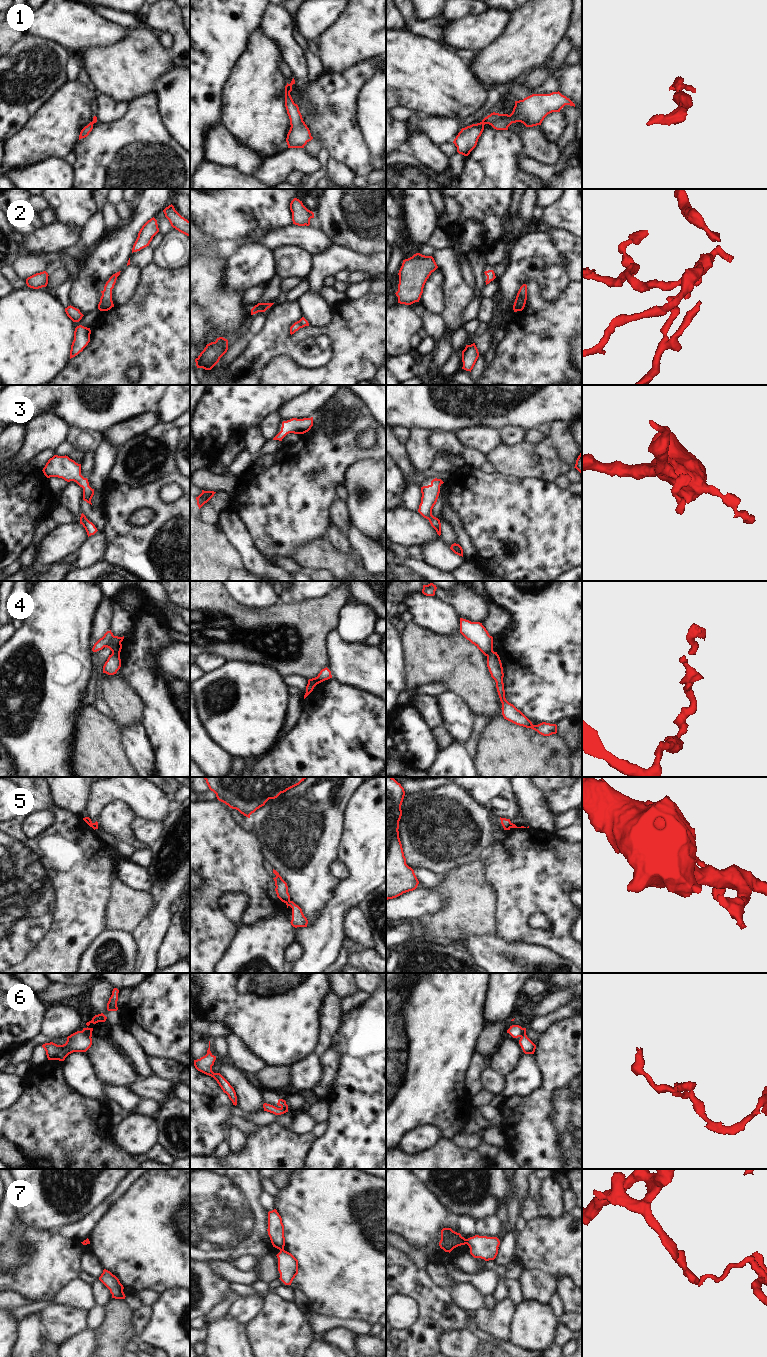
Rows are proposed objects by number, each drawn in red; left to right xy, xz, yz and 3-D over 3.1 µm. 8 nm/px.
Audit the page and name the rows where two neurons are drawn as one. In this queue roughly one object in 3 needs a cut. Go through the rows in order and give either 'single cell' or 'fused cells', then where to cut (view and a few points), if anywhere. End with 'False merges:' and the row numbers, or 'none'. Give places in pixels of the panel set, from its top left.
1: single cell; cut none
2: fused cells; cut yz (518, 291), (525, 300)
3: single cell; cut none
4: fused cells; cut xy (112, 652), (119, 655)
5: fused cells; cut xz (289, 900), (286, 903)
6: fused cells; cut xy (81, 1031), (90, 1037)
7: fused cells; cut yz (466, 1239), (467, 1243)
False merges: 2, 4, 5, 6, 7

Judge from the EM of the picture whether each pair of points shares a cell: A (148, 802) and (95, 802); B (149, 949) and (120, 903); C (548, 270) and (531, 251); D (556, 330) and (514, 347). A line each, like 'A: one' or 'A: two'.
A: one
B: two
C: one
D: one

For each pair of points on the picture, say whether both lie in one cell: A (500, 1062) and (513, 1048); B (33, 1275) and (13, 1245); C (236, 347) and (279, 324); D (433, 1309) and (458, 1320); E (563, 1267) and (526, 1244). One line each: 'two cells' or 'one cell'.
A: one cell
B: one cell
C: two cells
D: one cell
E: one cell

